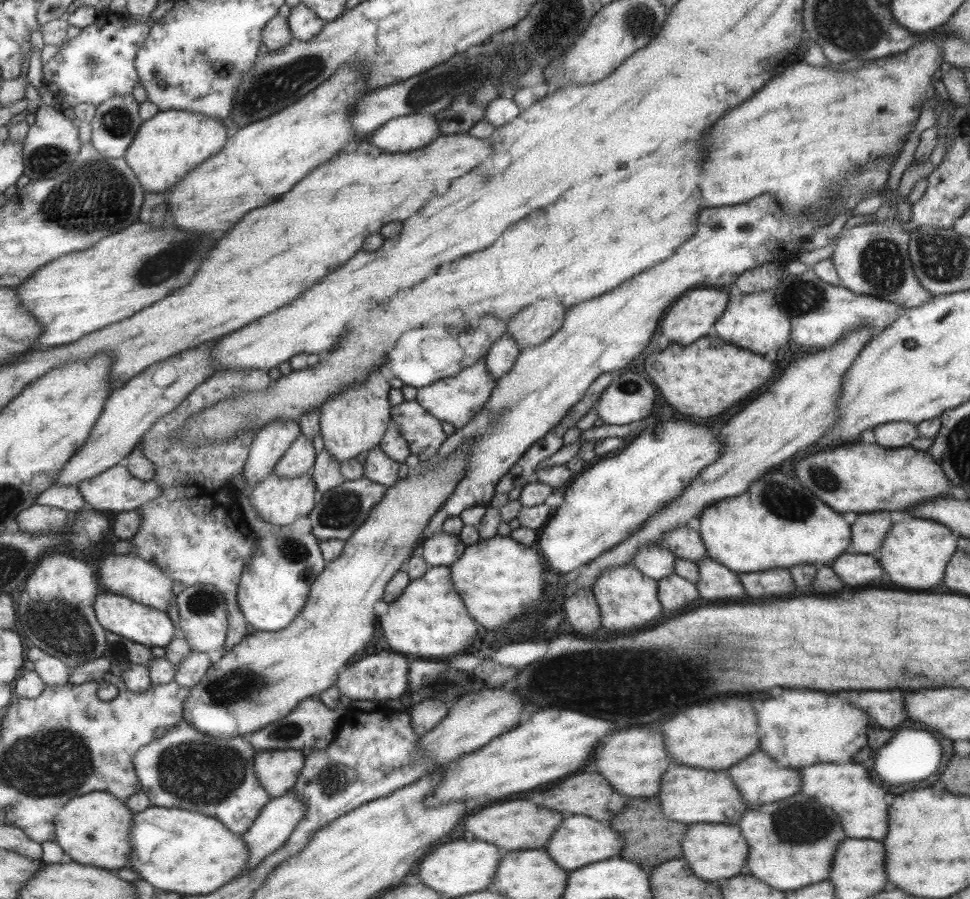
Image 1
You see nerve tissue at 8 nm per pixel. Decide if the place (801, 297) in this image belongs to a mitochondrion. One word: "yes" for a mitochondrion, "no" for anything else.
yes

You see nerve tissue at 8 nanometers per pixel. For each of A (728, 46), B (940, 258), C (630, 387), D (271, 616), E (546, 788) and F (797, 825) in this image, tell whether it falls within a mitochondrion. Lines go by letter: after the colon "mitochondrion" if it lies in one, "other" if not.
A: other
B: mitochondrion
C: mitochondrion
D: other
E: other
F: mitochondrion

